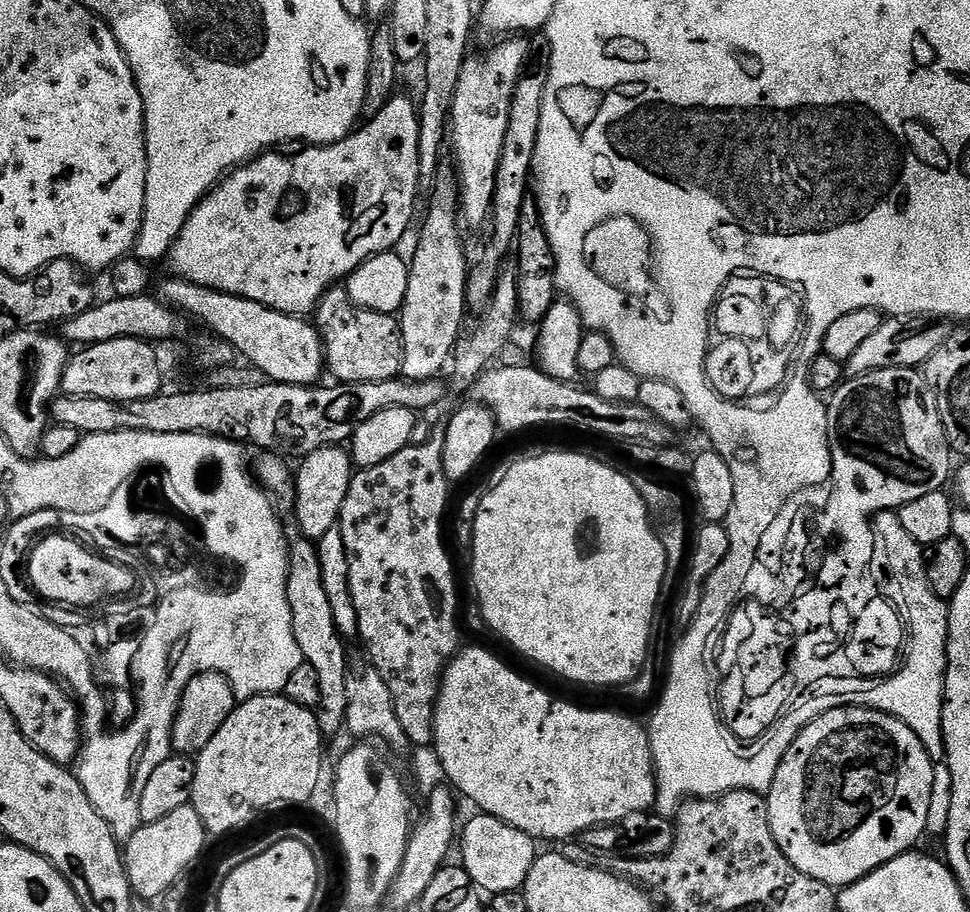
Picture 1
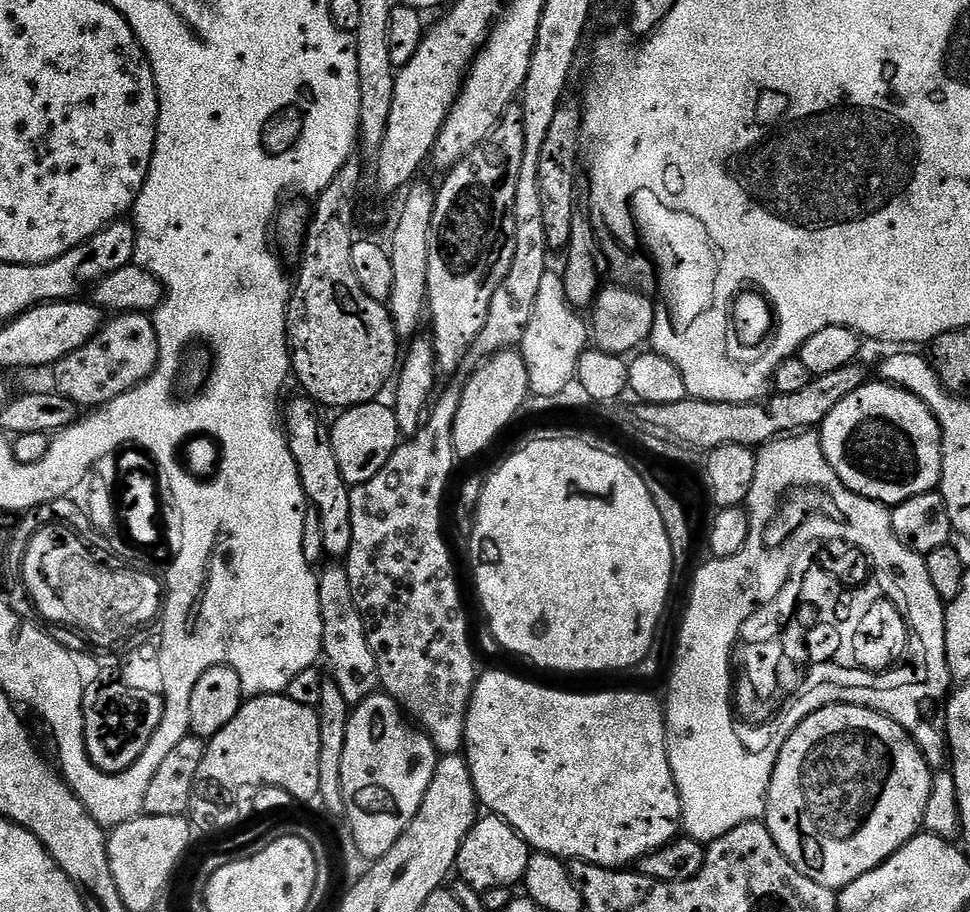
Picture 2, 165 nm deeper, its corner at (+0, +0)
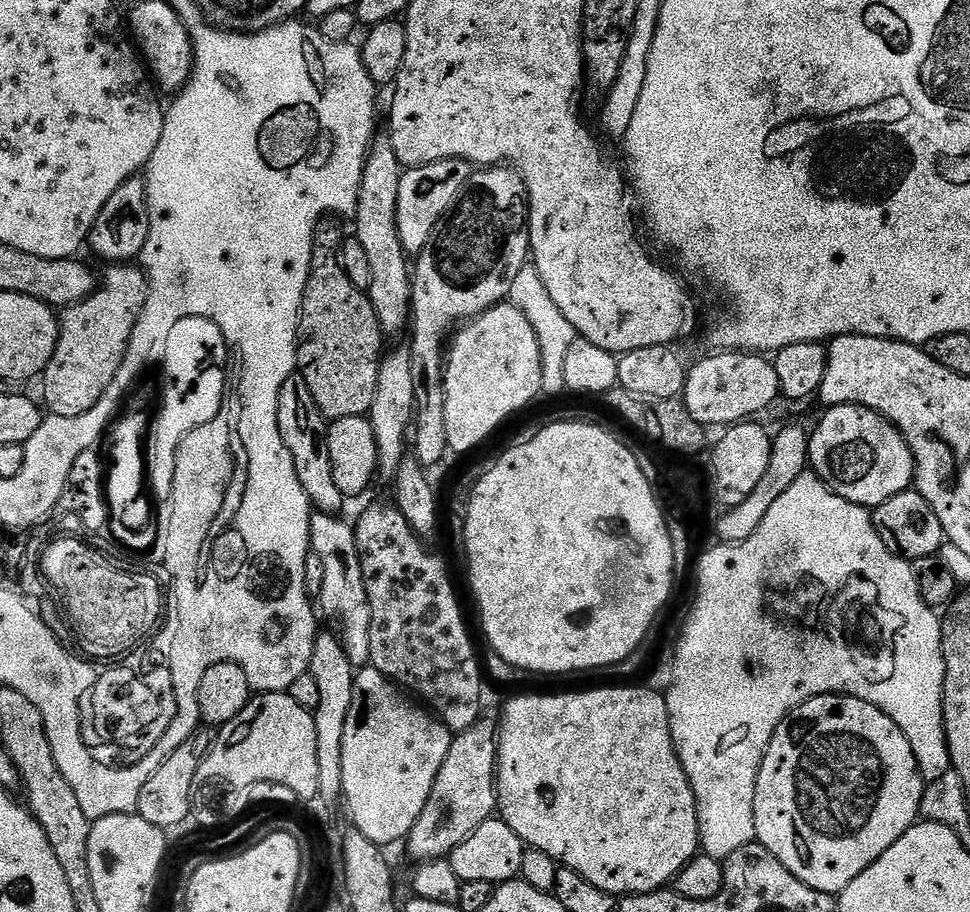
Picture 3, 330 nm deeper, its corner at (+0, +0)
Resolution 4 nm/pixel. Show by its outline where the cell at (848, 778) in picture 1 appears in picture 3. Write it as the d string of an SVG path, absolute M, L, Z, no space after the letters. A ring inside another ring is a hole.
M815 696L805 704L800 704L780 723L770 746L764 752L754 790L756 840L766 846L766 850L770 850L770 854L774 854L774 858L778 858L778 862L782 862L782 866L786 866L786 870L794 874L794 878L806 882L806 886L819 892L839 894L846 890L846 886L850 886L850 882L854 882L854 878L858 878L858 874L862 874L874 861L882 858L882 854L886 854L886 850L890 850L890 846L894 846L894 842L898 842L898 838L902 838L902 834L906 834L906 830L910 830L921 819L920 803L925 783L906 734L902 734L902 730L898 730L896 723L882 714L882 710L853 696Z

